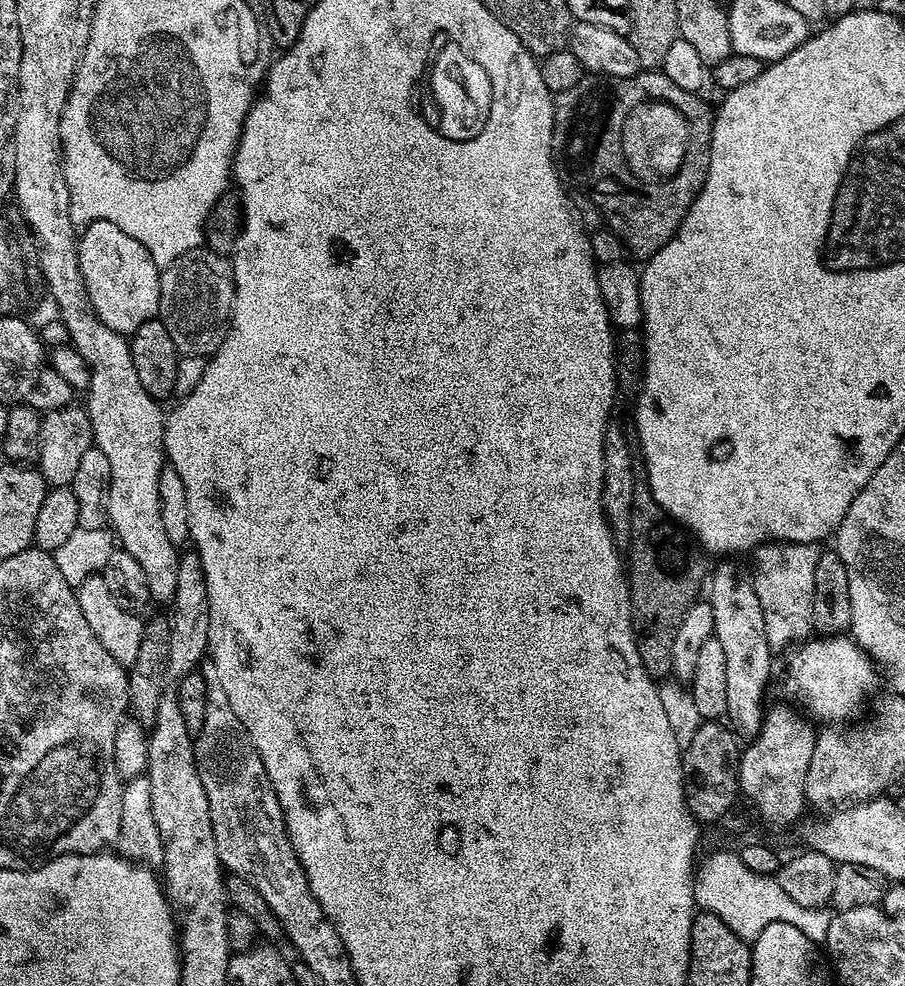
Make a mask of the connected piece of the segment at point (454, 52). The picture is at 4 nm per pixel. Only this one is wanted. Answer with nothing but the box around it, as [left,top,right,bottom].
[430,42,492,141]

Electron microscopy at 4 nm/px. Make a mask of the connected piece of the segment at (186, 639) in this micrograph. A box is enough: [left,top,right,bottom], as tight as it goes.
[167,550,208,678]

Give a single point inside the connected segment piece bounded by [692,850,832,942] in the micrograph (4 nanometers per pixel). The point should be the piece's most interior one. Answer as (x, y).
(716, 885)

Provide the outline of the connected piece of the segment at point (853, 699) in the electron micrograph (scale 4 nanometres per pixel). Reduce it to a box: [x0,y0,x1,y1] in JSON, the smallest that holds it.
[784,635,877,720]

